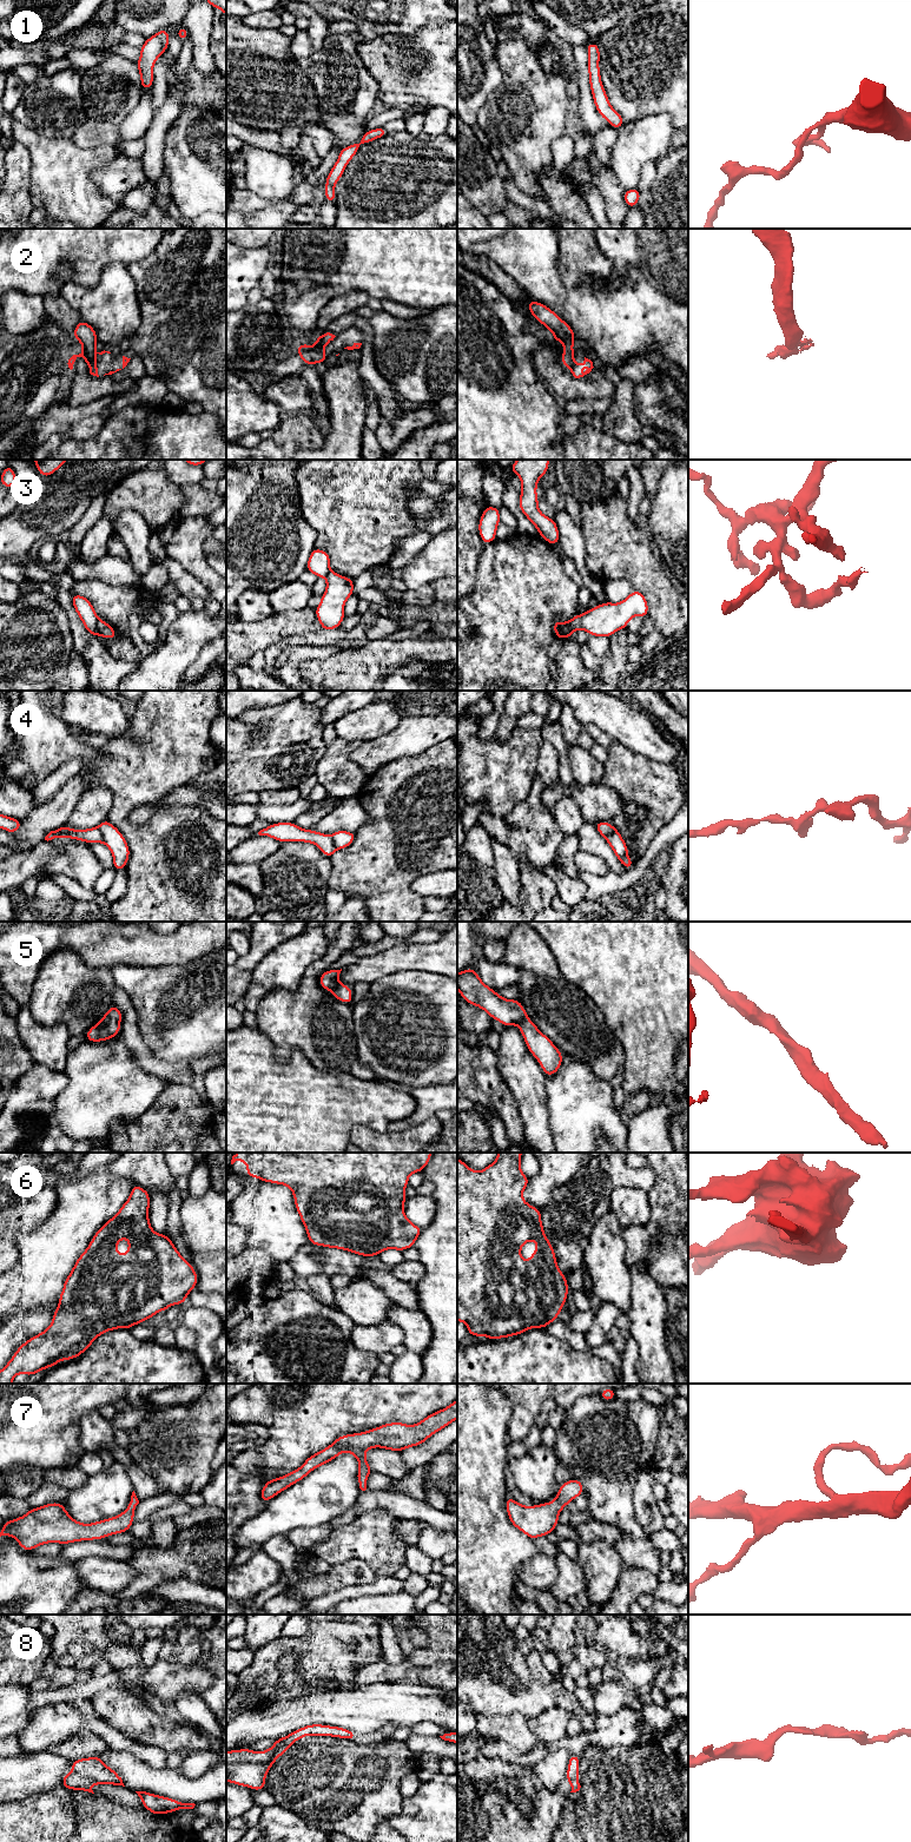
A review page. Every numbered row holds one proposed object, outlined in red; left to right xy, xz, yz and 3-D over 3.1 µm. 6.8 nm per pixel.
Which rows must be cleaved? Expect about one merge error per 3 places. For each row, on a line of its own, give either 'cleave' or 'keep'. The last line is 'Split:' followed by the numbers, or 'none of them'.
1: keep
2: cleave
3: cleave
4: cleave
5: keep
6: keep
7: keep
8: keep
Split: 2, 3, 4

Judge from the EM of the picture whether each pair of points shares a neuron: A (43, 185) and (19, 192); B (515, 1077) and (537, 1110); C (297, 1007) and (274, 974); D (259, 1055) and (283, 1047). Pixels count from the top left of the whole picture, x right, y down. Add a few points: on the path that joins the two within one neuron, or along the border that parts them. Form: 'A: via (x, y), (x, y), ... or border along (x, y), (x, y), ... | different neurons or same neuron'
A: border along (31, 162), (30, 198), (33, 205) | different neurons
B: via (523, 1085), (529, 1091), (532, 1102) | same neuron
C: border along (305, 971), (294, 990), (274, 989), (259, 1002) | different neurons
D: border along (257, 1029), (278, 1061), (296, 1050), (303, 1056) | different neurons

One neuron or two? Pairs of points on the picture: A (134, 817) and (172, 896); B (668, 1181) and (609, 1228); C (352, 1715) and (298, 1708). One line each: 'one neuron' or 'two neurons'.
A: two neurons
B: two neurons
C: one neuron

